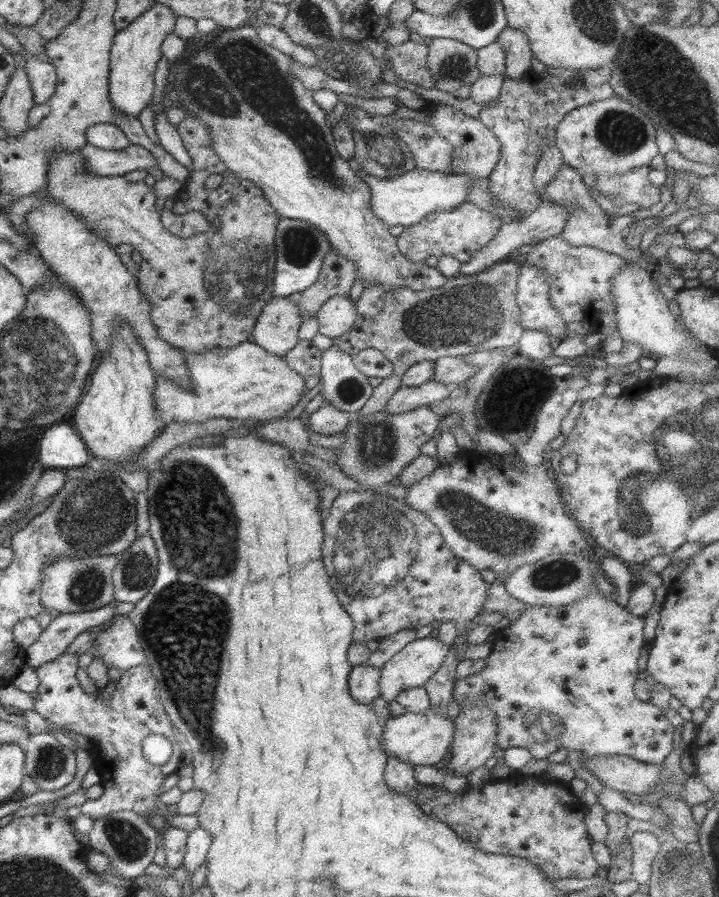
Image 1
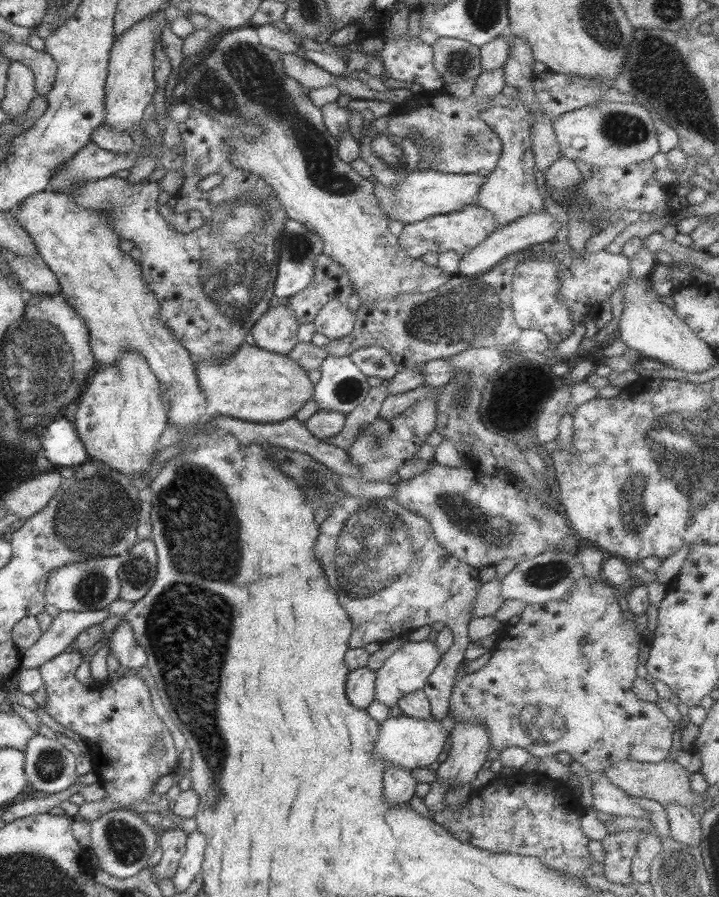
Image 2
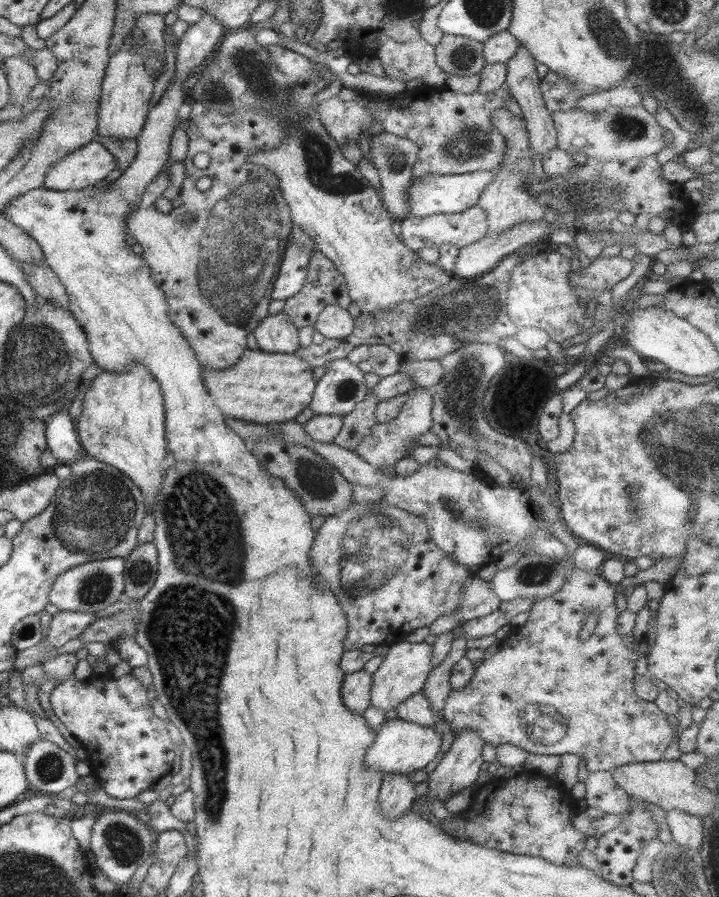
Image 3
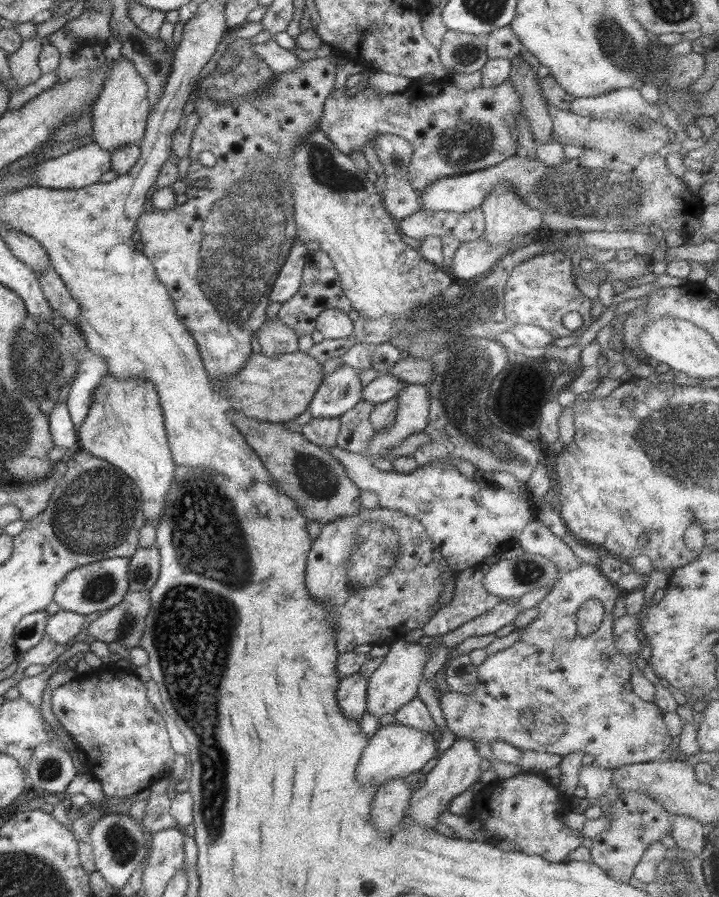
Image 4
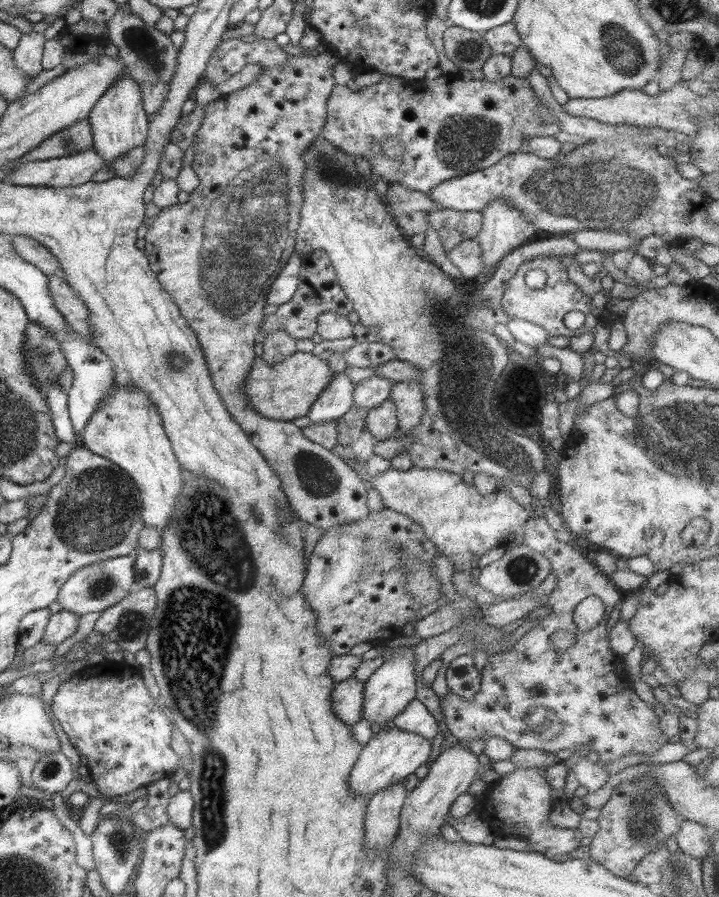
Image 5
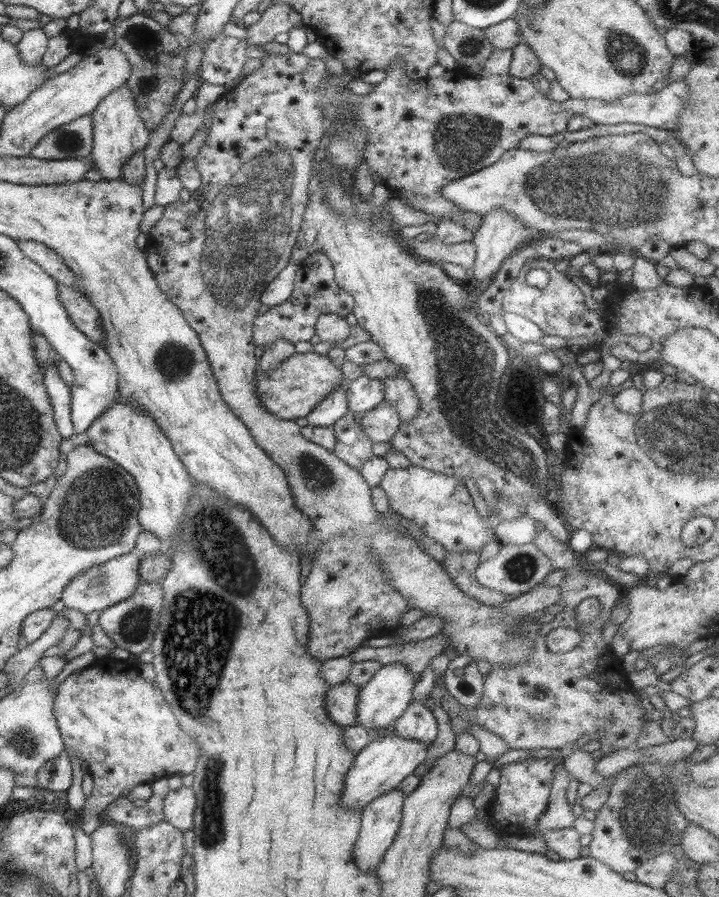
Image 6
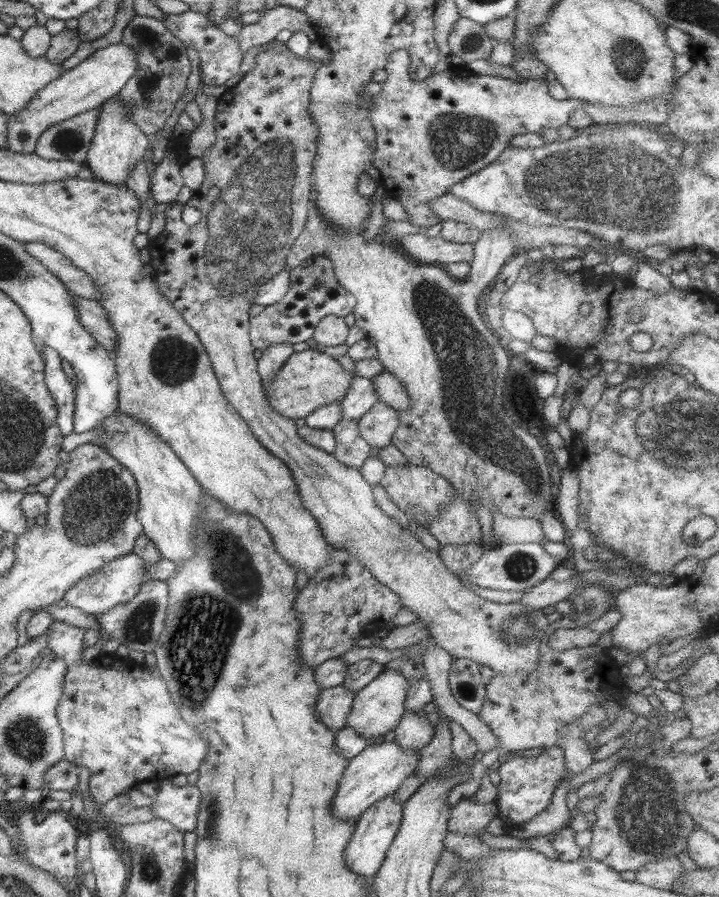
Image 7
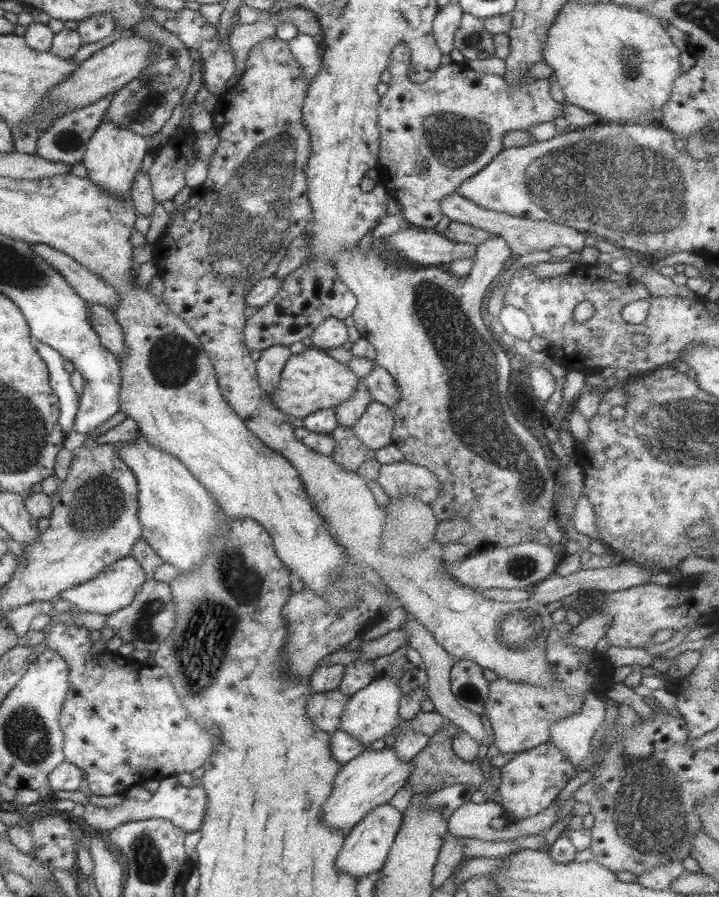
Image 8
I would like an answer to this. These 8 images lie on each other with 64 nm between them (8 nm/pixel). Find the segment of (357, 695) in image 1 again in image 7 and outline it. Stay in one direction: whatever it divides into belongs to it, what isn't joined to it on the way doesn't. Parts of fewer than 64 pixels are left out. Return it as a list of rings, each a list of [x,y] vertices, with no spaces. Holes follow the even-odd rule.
[[[344,685],[328,687],[321,691],[315,711],[330,730],[337,732],[347,726],[355,693]]]

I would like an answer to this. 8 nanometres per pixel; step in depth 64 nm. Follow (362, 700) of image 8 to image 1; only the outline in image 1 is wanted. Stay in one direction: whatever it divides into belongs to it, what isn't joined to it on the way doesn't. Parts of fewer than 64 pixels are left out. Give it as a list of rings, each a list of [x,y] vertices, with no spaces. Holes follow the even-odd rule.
[[[431,635],[413,640],[405,646],[398,654],[394,655],[381,669],[380,692],[386,702],[394,700],[401,690],[407,688],[418,688],[426,685],[430,678],[436,674],[442,666],[452,646],[443,643],[440,639]]]

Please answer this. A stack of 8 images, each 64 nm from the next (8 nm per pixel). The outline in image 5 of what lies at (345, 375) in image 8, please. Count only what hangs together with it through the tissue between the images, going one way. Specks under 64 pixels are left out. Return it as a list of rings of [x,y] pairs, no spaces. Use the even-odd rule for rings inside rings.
[[[296,351],[273,365],[256,356],[244,379],[243,392],[248,397],[248,407],[254,409],[258,415],[272,418],[272,421],[294,421],[295,418],[308,415],[312,404],[334,375],[328,361],[314,356],[313,352]]]

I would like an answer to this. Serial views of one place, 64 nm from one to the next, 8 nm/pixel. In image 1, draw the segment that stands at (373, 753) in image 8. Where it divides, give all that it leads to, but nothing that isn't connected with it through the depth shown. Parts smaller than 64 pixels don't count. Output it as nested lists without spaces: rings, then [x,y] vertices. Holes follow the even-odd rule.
[[[431,708],[425,713],[408,711],[405,714],[384,719],[383,724],[382,744],[387,756],[397,756],[414,766],[433,765],[438,764],[446,754],[451,752],[455,735],[455,721],[450,720],[447,712],[437,713]]]

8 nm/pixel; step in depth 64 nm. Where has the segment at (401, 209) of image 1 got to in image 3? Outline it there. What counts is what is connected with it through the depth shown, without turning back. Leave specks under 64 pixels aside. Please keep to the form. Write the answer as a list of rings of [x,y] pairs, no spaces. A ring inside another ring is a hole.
[[[499,166],[492,170],[478,170],[466,174],[445,174],[426,173],[414,177],[407,188],[408,191],[408,216],[424,218],[433,214],[456,214],[468,210],[478,204],[484,187],[489,184],[491,178],[498,174]]]

